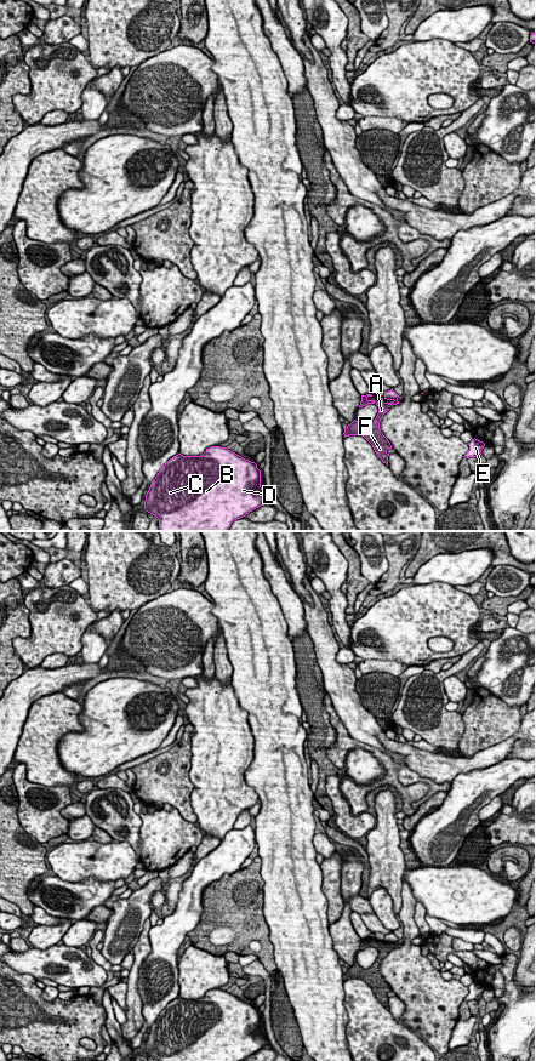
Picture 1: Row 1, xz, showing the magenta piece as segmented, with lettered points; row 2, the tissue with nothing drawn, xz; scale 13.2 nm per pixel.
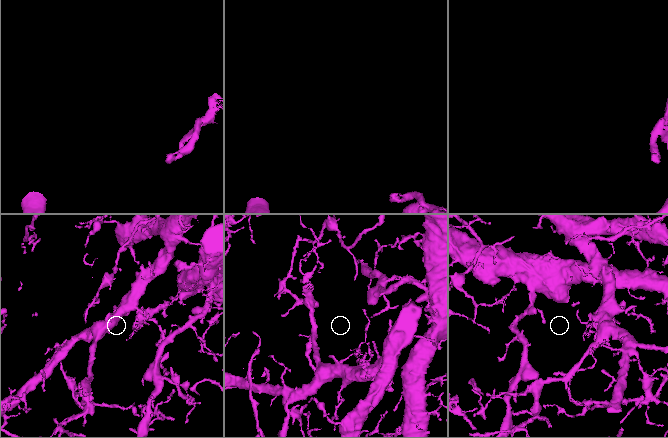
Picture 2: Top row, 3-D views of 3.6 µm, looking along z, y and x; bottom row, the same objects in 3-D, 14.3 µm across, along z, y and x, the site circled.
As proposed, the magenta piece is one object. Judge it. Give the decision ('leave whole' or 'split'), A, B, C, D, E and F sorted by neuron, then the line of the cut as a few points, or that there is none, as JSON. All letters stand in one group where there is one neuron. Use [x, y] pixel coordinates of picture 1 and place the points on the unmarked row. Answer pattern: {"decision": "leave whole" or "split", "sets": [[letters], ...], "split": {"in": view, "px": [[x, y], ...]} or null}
{"decision": "split", "sets": [["A", "F"], ["B", "C", "D", "E"]], "split": {"in": "xz", "px": [[397, 941], [393, 942]]}}

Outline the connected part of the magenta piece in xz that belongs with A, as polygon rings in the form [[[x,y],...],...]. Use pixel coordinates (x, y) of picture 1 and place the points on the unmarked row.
[[[380,941],[380,945],[376,947],[378,949],[378,957],[374,965],[369,969],[363,969],[359,964],[353,964],[344,971],[344,981],[349,979],[361,979],[364,980],[374,991],[376,998],[382,1003],[383,1006],[388,1008],[388,992],[392,992],[390,986],[383,979],[380,972],[380,965],[383,958],[389,953],[384,952],[383,948],[397,948],[399,947],[398,942],[394,942],[393,946],[384,946],[383,941]]]

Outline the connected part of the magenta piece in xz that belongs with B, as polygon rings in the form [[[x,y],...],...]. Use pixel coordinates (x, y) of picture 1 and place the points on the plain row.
[[[211,989],[200,999],[178,997],[170,1002],[152,1025],[144,1053],[156,1061],[243,1061],[264,1048],[268,1048],[268,1039],[261,1031],[261,1014],[257,1008],[227,991]]]

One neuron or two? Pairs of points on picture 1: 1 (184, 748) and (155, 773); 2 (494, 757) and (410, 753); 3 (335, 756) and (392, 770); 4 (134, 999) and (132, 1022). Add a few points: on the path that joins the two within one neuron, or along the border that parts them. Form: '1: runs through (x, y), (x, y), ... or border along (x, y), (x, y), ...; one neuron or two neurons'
1: runs through (177, 756), (163, 770); one neuron
2: runs through (473, 763), (431, 764); one neuron
3: runs through (349, 745), (364, 746), (380, 756); one neuron
4: runs through (134, 1005), (134, 1016); one neuron

